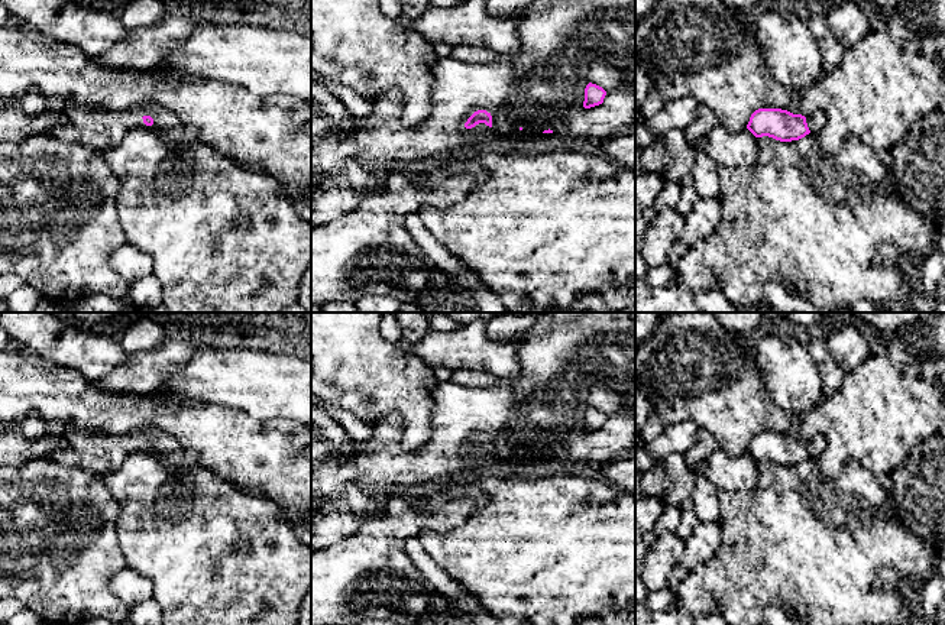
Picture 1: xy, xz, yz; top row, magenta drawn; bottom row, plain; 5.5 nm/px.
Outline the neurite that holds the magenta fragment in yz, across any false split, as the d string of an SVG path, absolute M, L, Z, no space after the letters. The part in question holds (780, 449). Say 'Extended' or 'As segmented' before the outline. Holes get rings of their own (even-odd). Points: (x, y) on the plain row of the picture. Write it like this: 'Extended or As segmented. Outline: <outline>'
Extended. Outline: M758 433L751 438L747 453L755 462L768 460L780 466L792 466L809 457L816 460L826 446L822 434L802 440L781 433Z

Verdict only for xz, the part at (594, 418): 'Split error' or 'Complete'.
Complete

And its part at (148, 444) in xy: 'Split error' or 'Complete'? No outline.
Split error

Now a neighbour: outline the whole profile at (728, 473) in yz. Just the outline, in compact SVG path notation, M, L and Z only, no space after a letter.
M716 450L706 462L689 467L695 477L703 475L718 490L750 490L758 480L757 462L748 453L729 457Z

